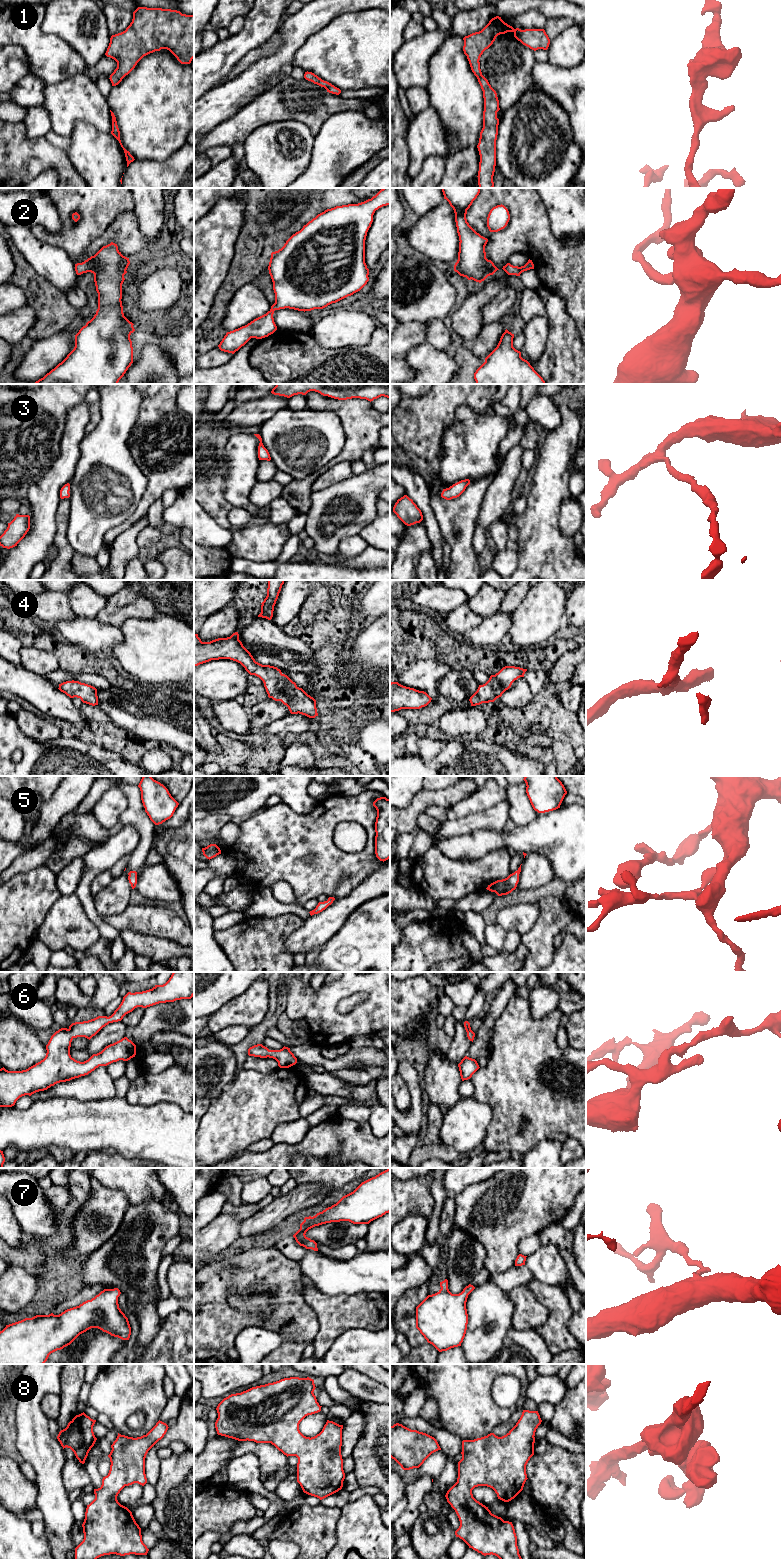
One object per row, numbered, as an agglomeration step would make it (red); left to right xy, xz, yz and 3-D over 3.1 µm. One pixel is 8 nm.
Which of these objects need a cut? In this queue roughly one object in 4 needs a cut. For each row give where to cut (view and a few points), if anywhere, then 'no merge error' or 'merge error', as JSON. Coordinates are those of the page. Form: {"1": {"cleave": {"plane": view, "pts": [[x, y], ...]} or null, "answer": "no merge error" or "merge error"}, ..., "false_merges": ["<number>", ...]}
{"1": {"cleave": null, "answer": "no merge error"}, "2": {"cleave": null, "answer": "no merge error"}, "3": {"cleave": null, "answer": "no merge error"}, "4": {"cleave": null, "answer": "no merge error"}, "5": {"cleave": null, "answer": "no merge error"}, "6": {"cleave": null, "answer": "no merge error"}, "7": {"cleave": null, "answer": "no merge error"}, "8": {"cleave": null, "answer": "no merge error"}, "false_merges": []}

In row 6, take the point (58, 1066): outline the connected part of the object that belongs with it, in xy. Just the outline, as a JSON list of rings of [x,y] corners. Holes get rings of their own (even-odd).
[[[173,972],[163,985],[155,985],[142,992],[128,992],[111,1016],[98,1016],[72,1023],[68,1029],[59,1029],[46,1045],[47,1053],[43,1060],[22,1071],[8,1071],[4,1067],[0,1069],[0,1107],[12,1107],[22,1096],[31,1096],[57,1083],[88,1075],[99,1066],[130,1060],[136,1055],[136,1045],[127,1037],[106,1046],[84,1062],[71,1057],[71,1042],[77,1037],[90,1040],[103,1027],[121,1021],[137,1007],[147,1008],[159,1003],[191,999],[193,996],[194,972]]]

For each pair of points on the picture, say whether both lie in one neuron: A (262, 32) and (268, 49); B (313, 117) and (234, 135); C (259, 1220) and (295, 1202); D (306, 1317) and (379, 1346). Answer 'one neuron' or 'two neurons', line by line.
A: two neurons
B: one neuron
C: one neuron
D: two neurons

